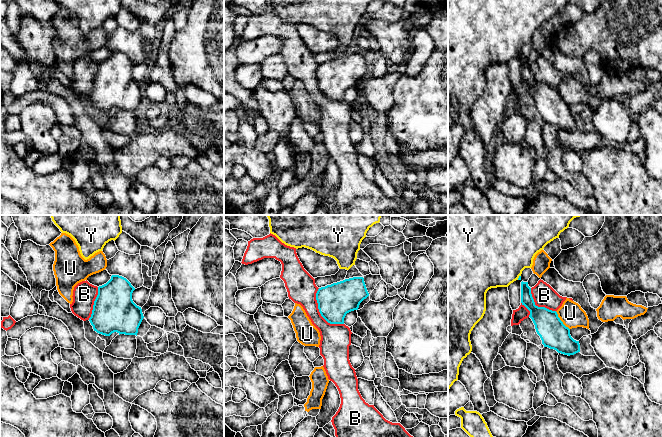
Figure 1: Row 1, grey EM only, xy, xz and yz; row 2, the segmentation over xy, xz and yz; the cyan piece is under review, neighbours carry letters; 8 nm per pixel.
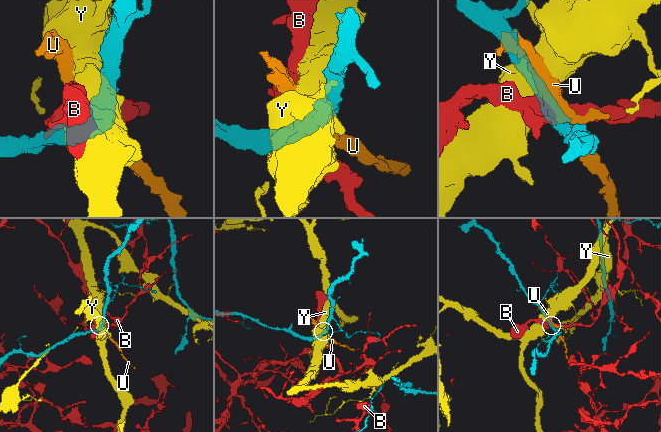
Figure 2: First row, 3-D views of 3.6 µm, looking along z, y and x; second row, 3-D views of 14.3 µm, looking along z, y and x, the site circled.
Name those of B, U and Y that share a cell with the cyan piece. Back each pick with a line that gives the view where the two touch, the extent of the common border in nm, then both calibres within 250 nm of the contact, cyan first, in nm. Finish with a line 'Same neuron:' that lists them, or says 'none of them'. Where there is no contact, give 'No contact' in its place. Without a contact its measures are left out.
Same neuron: none of them

